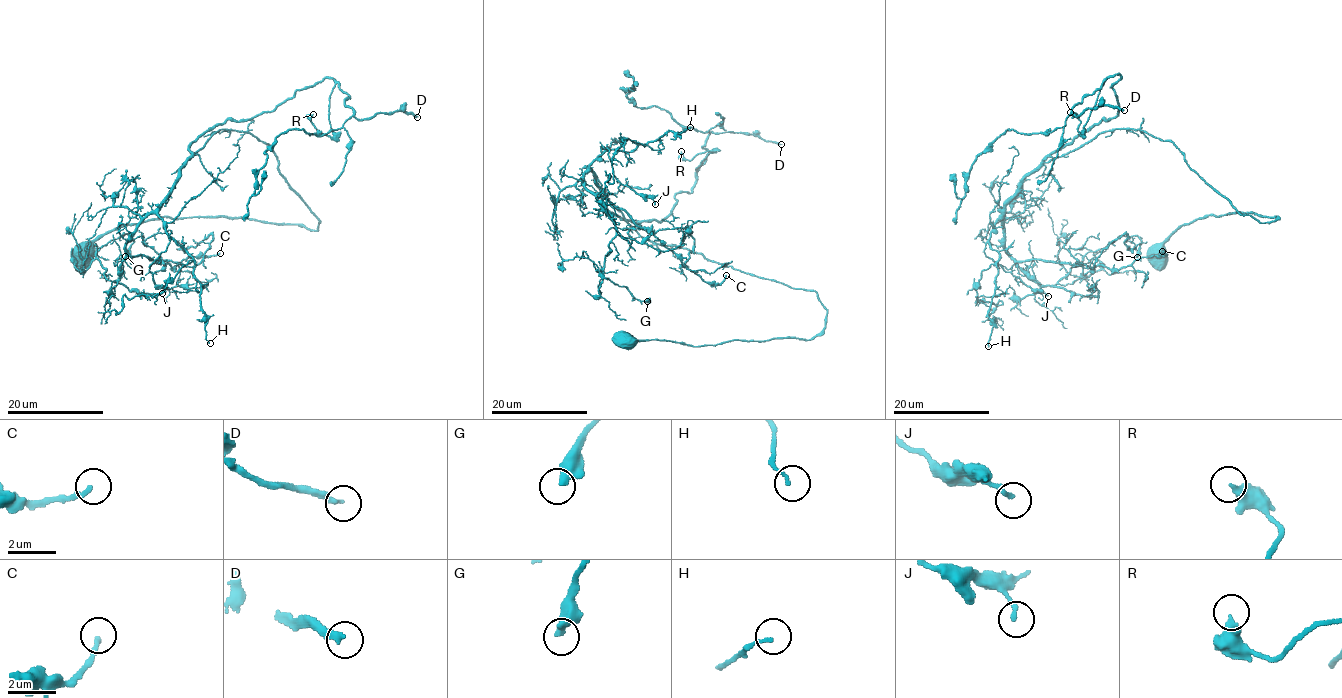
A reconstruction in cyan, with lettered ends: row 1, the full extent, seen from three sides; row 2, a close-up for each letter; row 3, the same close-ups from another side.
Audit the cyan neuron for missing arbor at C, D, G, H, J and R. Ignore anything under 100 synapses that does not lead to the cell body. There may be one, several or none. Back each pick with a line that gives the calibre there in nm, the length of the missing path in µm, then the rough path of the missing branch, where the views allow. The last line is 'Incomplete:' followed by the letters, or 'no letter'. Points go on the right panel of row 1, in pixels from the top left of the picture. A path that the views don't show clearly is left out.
D: Thickness 260 nm. Missing length about 80 µm. Course of what is missing: (1124, 110), (1142, 111), (1175, 89), (1192, 104), (1219, 98), (1243, 109), (1235, 119), (1245, 91), (1223, 103)
Incomplete: D

